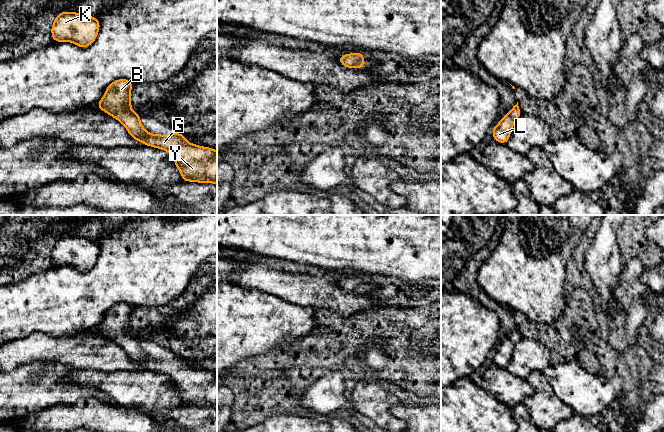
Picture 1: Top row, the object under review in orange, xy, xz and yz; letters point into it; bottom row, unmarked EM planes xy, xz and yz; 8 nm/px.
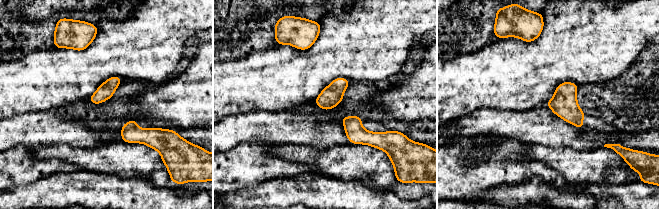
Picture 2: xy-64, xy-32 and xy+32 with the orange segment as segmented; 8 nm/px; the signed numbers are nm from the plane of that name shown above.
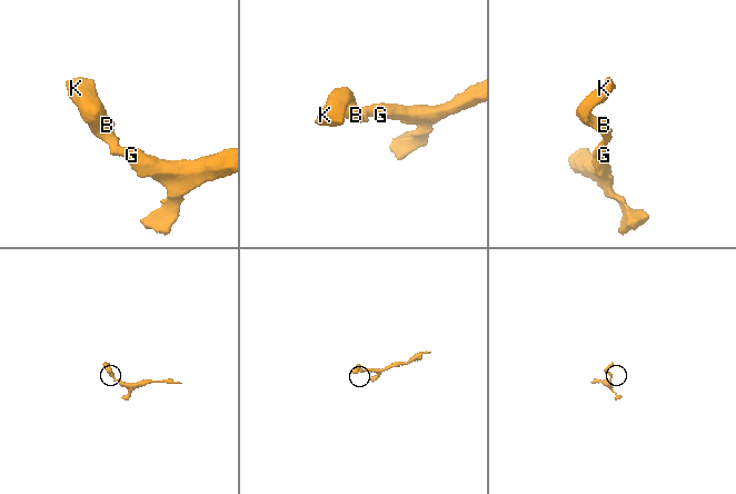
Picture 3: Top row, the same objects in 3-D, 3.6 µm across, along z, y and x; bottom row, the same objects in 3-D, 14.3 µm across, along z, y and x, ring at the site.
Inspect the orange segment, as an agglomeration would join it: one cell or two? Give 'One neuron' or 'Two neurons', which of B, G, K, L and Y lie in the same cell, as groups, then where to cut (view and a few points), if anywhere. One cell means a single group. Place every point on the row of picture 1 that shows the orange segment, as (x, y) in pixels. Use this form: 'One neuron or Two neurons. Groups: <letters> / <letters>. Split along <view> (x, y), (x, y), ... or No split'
One neuron. Groups: B G K L Y. No split

